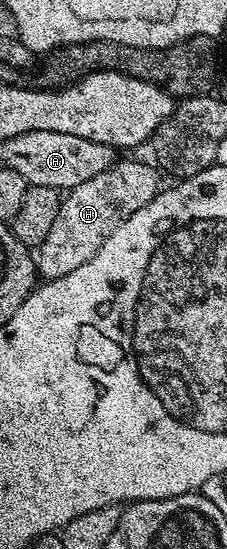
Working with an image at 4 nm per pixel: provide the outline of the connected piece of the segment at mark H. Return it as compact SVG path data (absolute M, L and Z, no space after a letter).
M121 158L110 169L98 173L98 177L82 181L82 185L71 188L61 198L58 217L54 217L50 233L46 233L46 237L34 251L36 274L41 280L66 277L66 273L74 273L78 265L86 265L86 261L90 261L90 257L94 257L94 253L102 249L106 237L110 237L110 233L114 233L114 229L118 229L118 225L122 225L122 221L130 217L130 213L138 213L142 205L160 194L161 172L149 163Z

